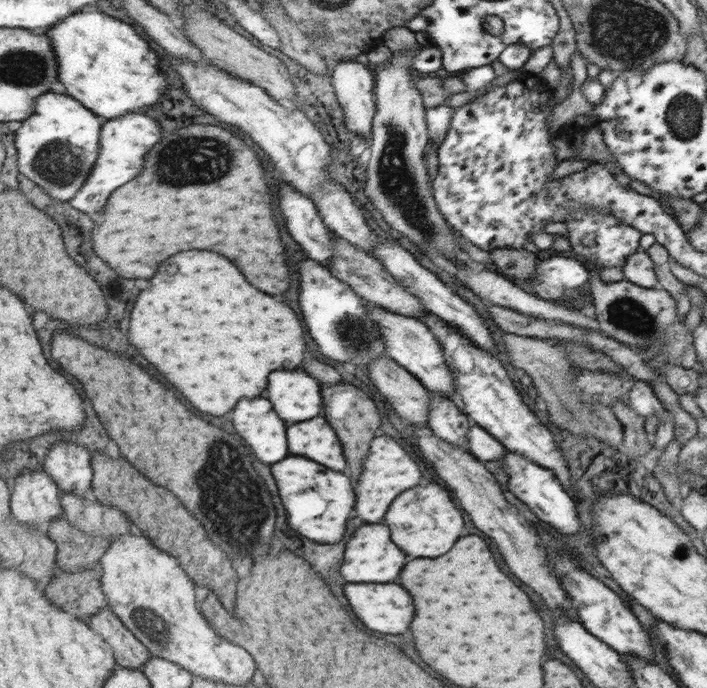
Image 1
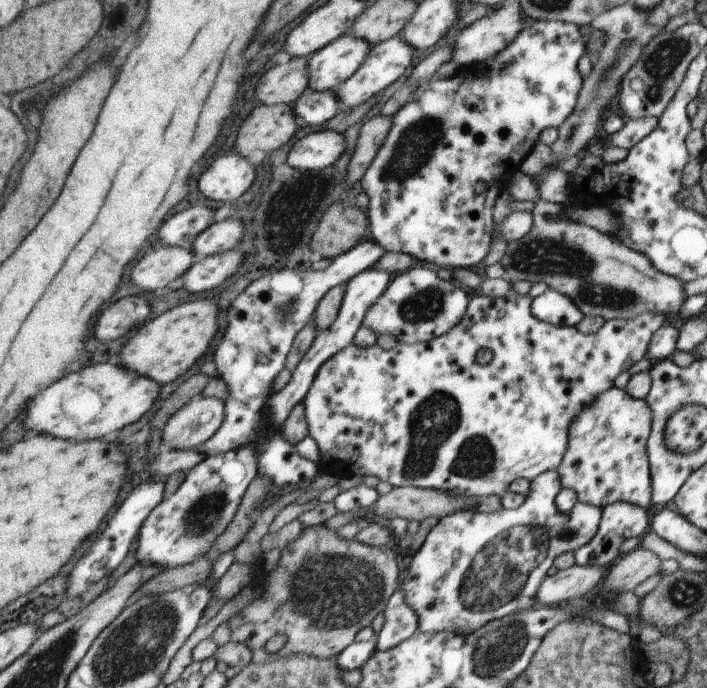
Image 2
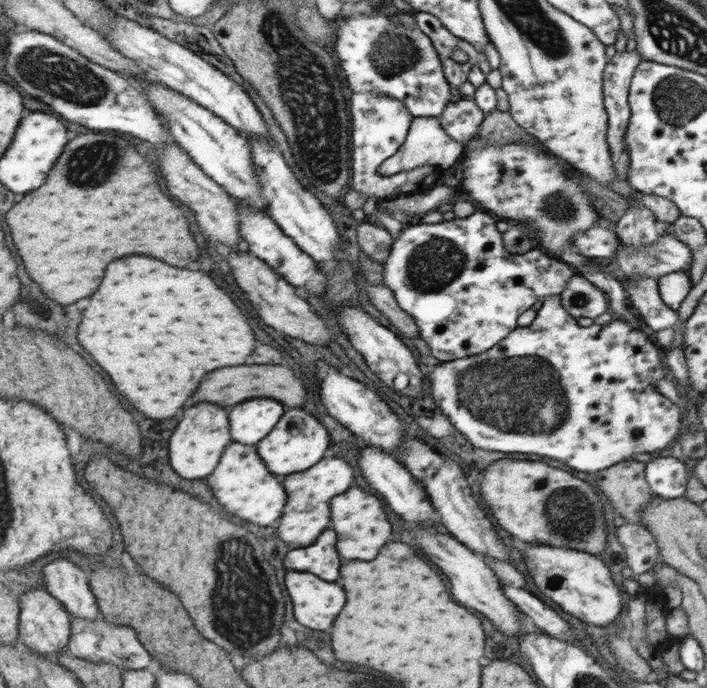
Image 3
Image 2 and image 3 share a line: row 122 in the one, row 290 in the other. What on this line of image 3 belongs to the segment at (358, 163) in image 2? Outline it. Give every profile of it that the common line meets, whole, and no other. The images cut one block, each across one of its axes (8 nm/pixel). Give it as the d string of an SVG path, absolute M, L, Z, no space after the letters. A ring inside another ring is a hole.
M367 282L365 284L367 298L382 312L391 324L396 326L402 334L410 338L419 337L416 321L398 306L394 293L386 285L376 285Z

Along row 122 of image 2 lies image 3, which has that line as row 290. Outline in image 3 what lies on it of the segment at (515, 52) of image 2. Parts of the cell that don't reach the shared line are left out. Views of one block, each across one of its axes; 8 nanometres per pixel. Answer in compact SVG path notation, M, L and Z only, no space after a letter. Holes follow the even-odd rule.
M478 208L474 213L462 219L454 218L450 221L439 222L438 224L422 223L412 225L411 227L406 226L397 238L393 238L392 249L390 249L388 256L383 262L383 284L392 290L398 306L416 321L419 337L430 346L430 354L442 363L477 355L487 351L489 348L496 347L503 339L506 339L512 331L521 327L518 326L520 314L527 311L537 300L543 302L544 299L552 295L558 295L560 297L567 280L575 274L574 270L570 269L566 263L562 263L554 259L554 257L549 257L537 249L529 250L524 254L510 254L510 252L504 249L502 235L498 229L496 229L497 220L498 216L494 214L490 215L488 212Z

